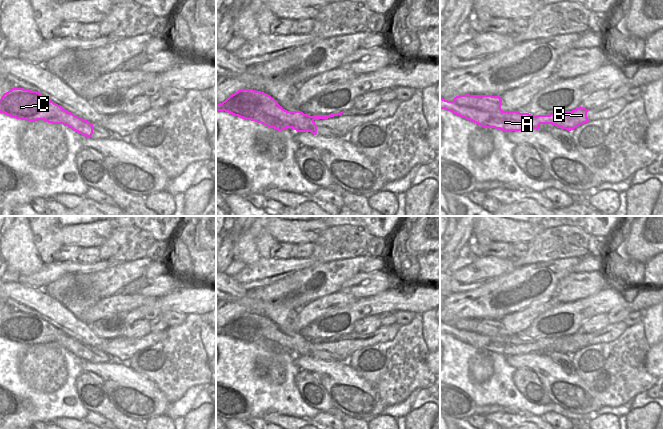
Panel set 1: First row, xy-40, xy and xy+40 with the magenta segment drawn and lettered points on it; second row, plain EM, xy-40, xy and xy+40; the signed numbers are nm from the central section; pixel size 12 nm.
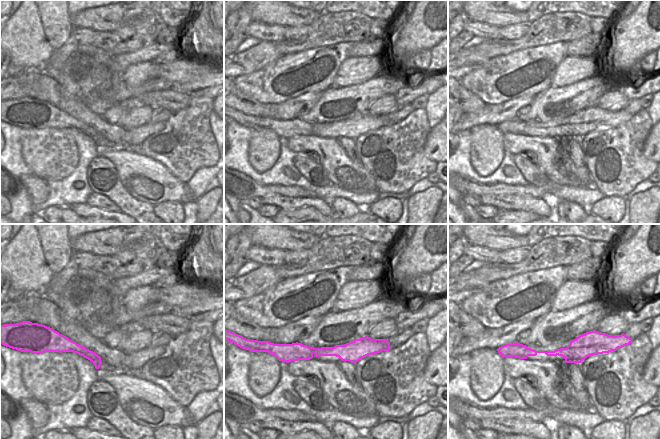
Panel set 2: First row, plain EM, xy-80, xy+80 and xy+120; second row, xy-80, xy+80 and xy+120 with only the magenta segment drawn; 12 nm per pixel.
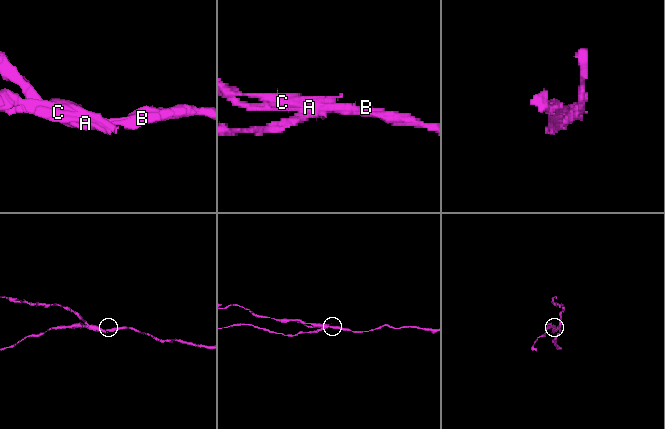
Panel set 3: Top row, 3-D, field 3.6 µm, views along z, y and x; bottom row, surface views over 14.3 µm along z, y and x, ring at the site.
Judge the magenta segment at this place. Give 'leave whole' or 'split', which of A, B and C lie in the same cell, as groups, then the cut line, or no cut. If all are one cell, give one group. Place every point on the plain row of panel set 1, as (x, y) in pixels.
split | A C / B | xy+40 (534, 340), (538, 351)

